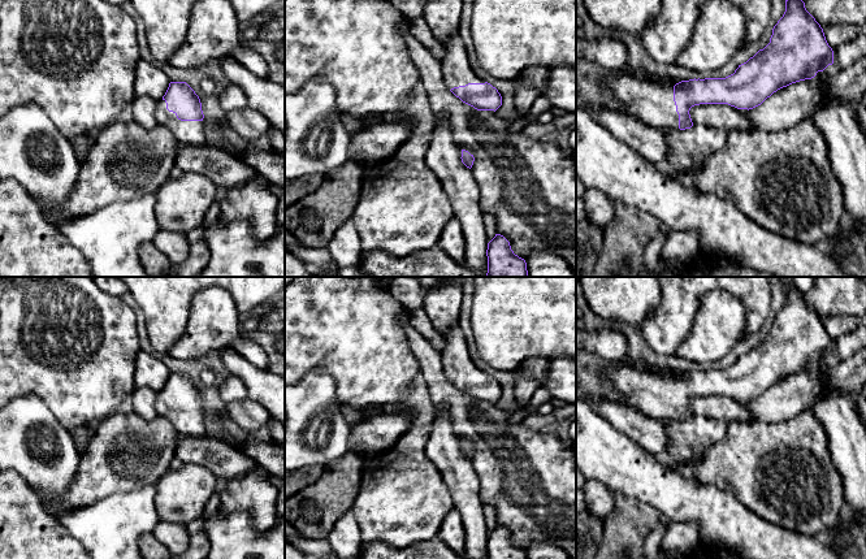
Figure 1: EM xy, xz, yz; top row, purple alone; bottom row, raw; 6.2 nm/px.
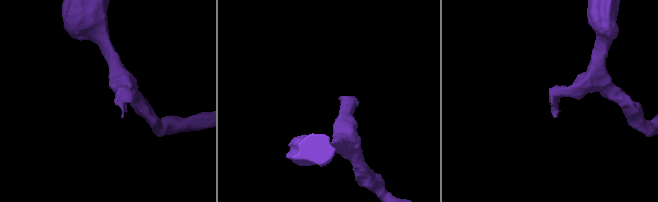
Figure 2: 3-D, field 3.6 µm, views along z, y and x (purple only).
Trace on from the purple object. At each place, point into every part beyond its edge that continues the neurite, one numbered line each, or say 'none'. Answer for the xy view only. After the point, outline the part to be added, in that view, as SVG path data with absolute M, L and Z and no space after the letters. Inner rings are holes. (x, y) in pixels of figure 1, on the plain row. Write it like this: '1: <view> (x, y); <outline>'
1: xy (189, 424); M159 391L156 395L156 412L159 416L170 420L176 430L182 437L204 437L207 434L203 412L181 412L176 404L166 400L165 391Z

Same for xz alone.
1: xz (457, 362); M459 325L449 328L442 334L442 338L445 341L445 346L441 350L442 367L449 381L468 374L485 374L482 369L473 364Z

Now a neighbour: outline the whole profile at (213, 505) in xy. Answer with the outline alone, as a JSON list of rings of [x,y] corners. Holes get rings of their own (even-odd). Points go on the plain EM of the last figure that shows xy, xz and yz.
[[[215,491],[209,498],[209,500],[207,502],[203,516],[200,519],[192,520],[186,525],[187,532],[190,534],[199,533],[204,528],[208,519],[220,510],[220,506],[221,506],[220,494]]]

